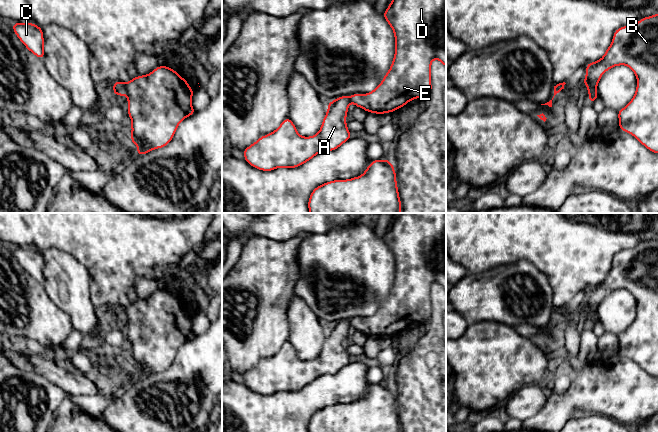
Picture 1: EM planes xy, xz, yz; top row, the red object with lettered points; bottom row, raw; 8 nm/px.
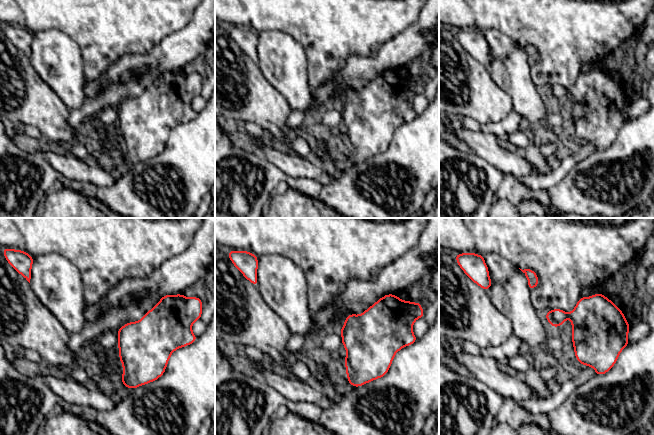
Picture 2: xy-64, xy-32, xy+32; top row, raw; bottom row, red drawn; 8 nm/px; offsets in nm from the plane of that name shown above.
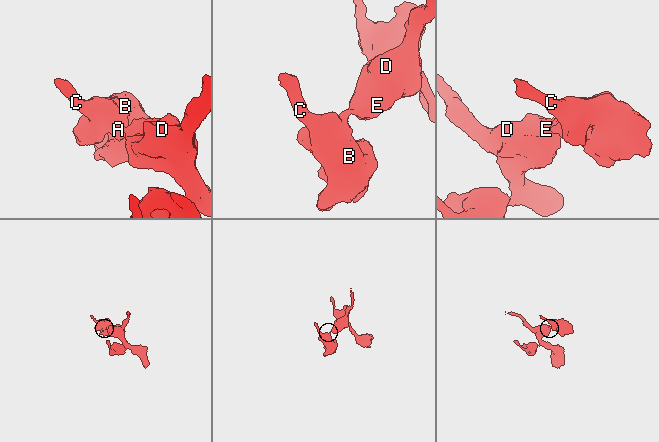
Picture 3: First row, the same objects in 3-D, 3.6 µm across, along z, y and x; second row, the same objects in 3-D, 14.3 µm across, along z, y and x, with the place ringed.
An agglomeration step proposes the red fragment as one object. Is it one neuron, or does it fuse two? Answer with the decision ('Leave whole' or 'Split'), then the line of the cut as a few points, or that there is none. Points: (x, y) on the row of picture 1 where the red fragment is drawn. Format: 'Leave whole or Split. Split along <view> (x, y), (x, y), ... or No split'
Split. Split along xy (125, 84), (125, 92), (123, 94)

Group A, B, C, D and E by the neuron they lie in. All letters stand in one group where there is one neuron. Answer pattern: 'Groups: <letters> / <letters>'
Groups: A B C / D E

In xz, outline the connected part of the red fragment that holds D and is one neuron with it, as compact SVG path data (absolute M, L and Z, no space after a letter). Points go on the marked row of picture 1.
M392 0L383 16L395 36L395 55L391 67L373 91L349 97L356 107L375 114L392 113L413 99L430 95L432 61L438 59L446 67L446 0Z

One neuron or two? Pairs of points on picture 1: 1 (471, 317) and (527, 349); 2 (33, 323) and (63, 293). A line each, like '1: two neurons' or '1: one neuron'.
1: two neurons
2: two neurons

